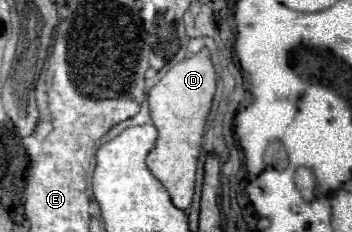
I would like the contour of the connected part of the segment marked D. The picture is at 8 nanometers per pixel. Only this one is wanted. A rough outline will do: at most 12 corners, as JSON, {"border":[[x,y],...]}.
{"border":[[206,48],[148,92],[150,172],[192,204],[216,70]]}

